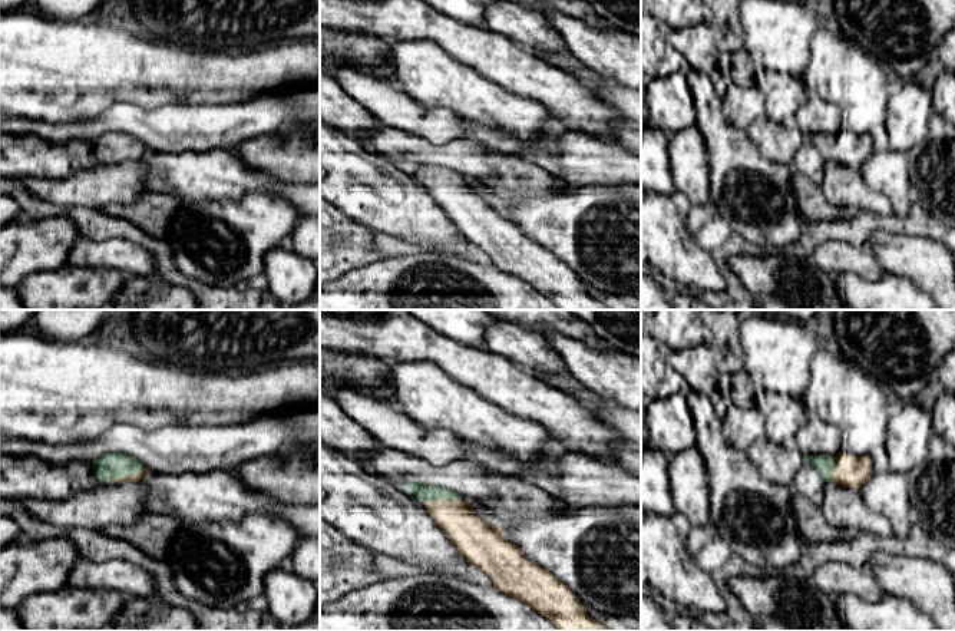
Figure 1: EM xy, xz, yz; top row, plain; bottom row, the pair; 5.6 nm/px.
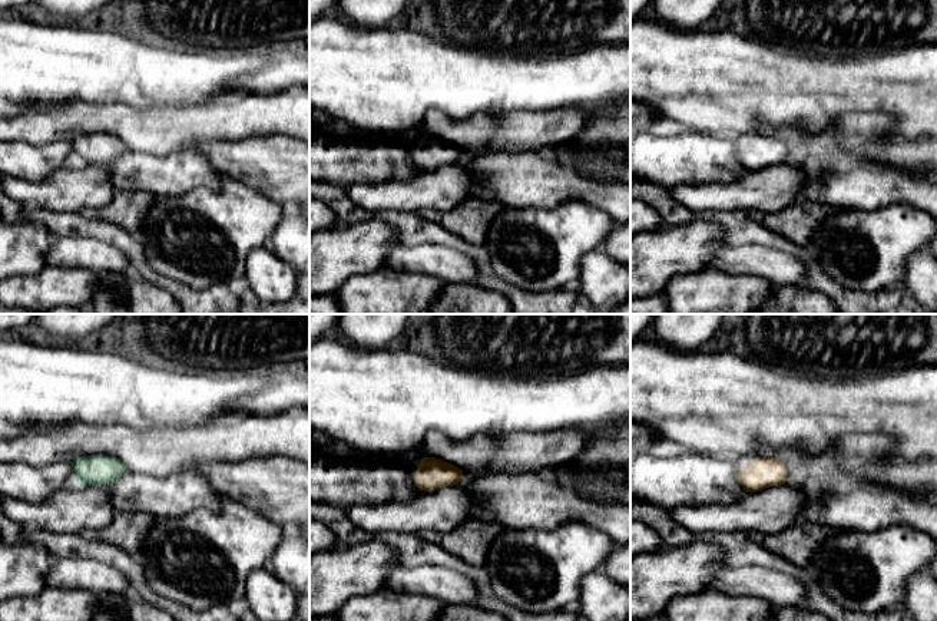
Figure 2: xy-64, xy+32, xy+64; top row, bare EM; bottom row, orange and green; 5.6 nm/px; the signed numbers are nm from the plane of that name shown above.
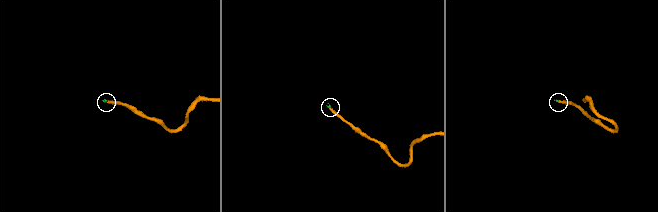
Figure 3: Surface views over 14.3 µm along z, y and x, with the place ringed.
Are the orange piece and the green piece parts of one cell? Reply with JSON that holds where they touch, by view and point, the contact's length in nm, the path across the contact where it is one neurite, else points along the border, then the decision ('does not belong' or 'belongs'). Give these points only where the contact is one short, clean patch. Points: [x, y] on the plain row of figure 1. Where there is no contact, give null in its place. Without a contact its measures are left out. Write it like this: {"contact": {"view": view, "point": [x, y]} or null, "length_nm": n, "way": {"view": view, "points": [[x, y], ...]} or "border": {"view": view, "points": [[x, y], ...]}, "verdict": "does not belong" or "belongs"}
{"contact": {"view": "xz", "point": [442, 178]}, "length_nm": 220, "way": {"view": "xz", "points": [[456, 197], [442, 178], [435, 178], [420, 169]]}, "verdict": "belongs"}

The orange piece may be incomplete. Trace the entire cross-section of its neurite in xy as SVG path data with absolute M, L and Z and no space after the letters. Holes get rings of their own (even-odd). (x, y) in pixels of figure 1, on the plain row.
M106 132L93 142L93 151L100 161L125 162L139 161L148 148L128 133Z

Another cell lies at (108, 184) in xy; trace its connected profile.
M102 161L92 169L73 172L62 179L23 178L24 188L36 198L56 207L86 207L108 209L133 202L146 186L146 166L141 161Z

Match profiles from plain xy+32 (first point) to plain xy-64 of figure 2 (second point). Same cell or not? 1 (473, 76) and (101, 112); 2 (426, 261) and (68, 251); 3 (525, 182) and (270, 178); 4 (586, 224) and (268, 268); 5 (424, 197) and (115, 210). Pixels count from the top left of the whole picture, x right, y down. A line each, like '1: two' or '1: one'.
1: two
2: one
3: two
4: two
5: two

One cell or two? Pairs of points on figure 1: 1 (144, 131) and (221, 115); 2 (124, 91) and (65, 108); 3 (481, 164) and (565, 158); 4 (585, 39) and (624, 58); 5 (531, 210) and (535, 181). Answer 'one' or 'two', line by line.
1: one
2: one
3: two
4: one
5: two

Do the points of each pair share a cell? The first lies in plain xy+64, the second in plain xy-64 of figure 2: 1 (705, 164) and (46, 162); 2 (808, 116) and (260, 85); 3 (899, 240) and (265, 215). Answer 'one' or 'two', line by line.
1: one
2: two
3: one

